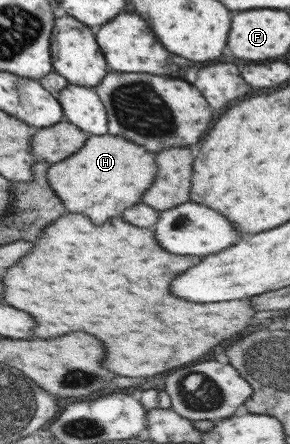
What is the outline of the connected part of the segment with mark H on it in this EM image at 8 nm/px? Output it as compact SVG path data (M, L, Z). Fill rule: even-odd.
M88 135L84 144L78 148L78 151L66 157L62 161L50 164L46 168L46 181L50 189L54 191L58 199L62 201L66 213L79 213L90 219L90 223L101 224L108 218L120 217L122 211L126 208L140 202L142 192L150 187L154 176L156 176L156 163L154 156L142 147L138 147L132 141L126 141L124 137L118 135Z

